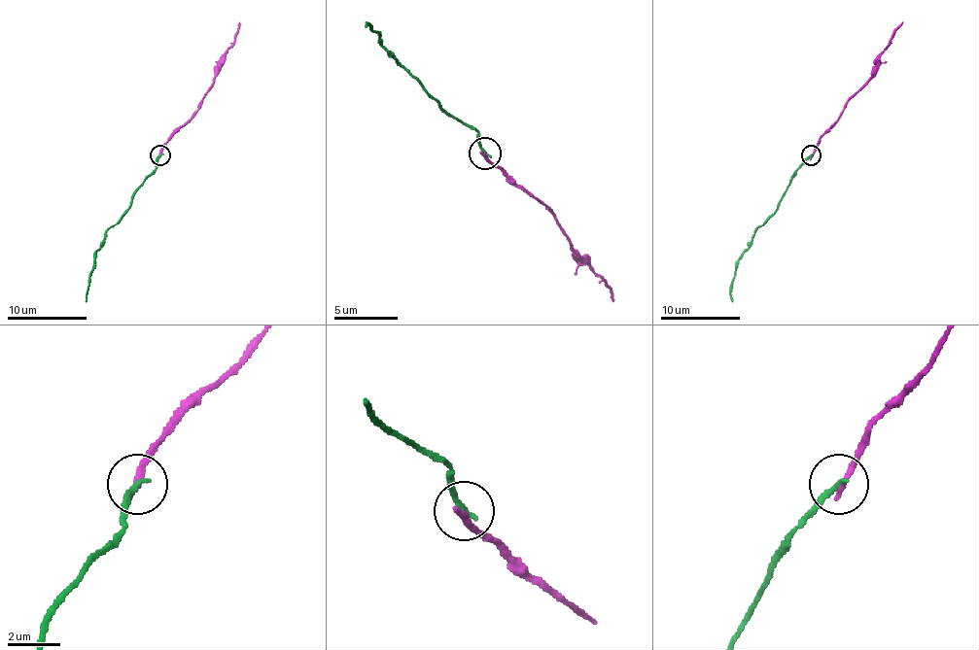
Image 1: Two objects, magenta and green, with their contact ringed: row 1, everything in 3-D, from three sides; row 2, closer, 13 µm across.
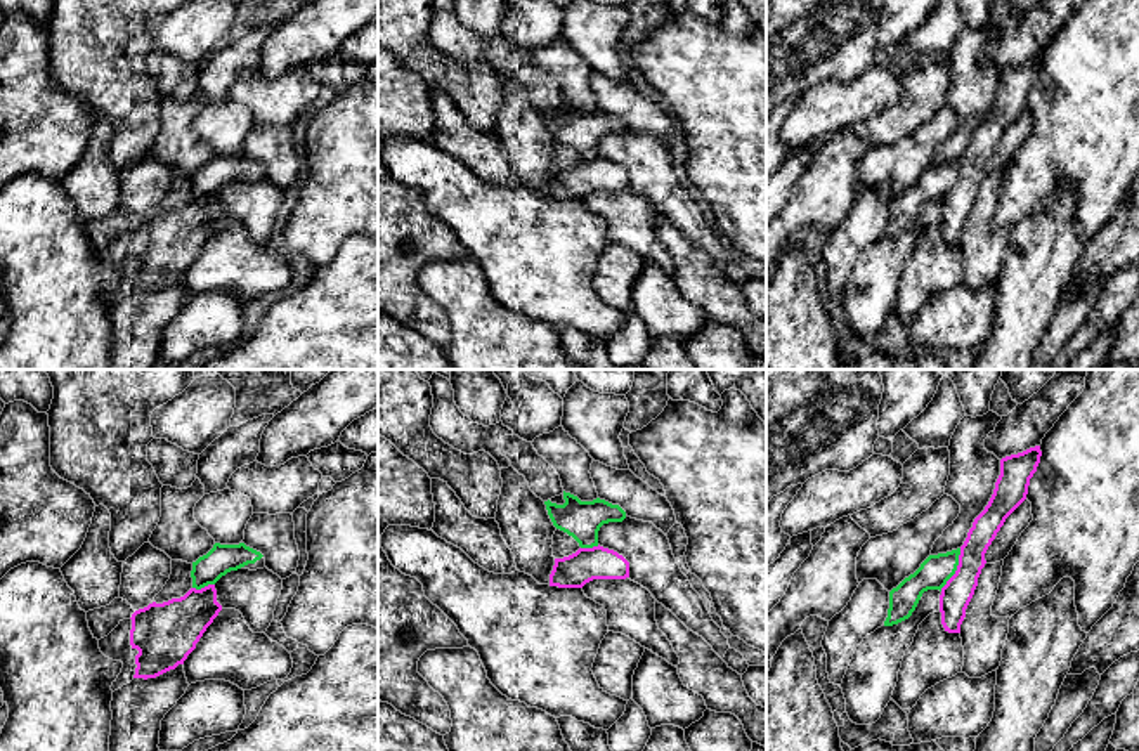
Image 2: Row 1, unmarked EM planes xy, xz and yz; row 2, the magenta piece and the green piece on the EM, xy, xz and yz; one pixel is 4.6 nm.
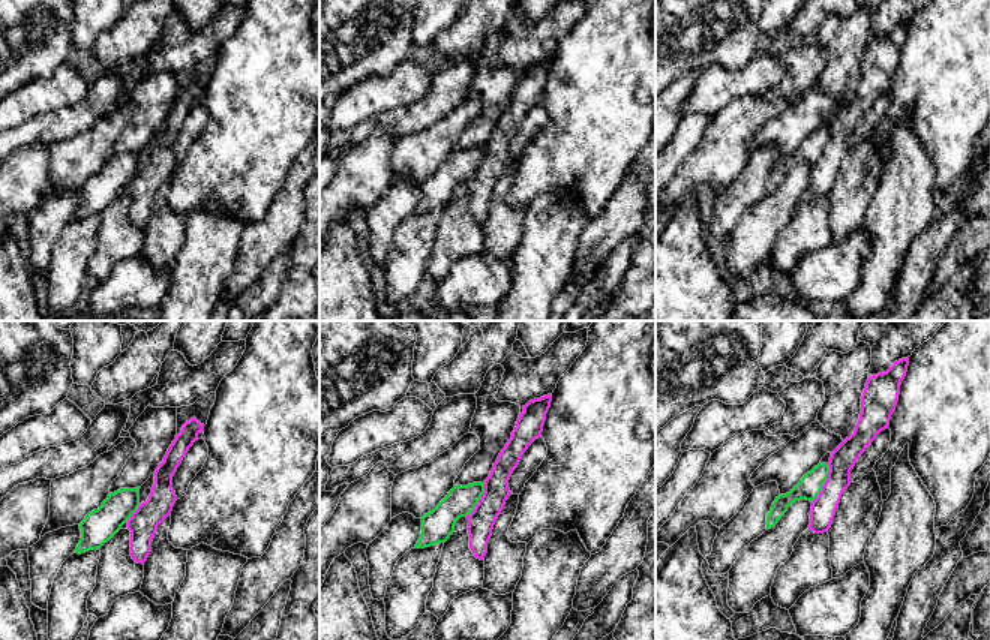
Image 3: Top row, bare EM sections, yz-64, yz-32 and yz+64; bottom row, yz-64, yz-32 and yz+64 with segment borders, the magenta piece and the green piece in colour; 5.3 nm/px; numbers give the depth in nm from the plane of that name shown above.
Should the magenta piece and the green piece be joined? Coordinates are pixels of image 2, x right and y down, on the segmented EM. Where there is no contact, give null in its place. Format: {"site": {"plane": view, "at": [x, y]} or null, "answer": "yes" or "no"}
{"site": {"plane": "yz", "at": [957, 569]}, "answer": "no"}

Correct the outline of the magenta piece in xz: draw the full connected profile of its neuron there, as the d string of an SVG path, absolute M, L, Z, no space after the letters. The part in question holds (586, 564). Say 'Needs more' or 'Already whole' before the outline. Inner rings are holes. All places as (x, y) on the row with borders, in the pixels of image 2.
Already whole. M603 546L579 548L576 553L555 558L550 586L583 588L593 579L626 579L629 562L614 550Z

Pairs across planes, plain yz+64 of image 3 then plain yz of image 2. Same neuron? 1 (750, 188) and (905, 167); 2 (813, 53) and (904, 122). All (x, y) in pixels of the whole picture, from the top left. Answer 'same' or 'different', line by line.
1: different
2: same

